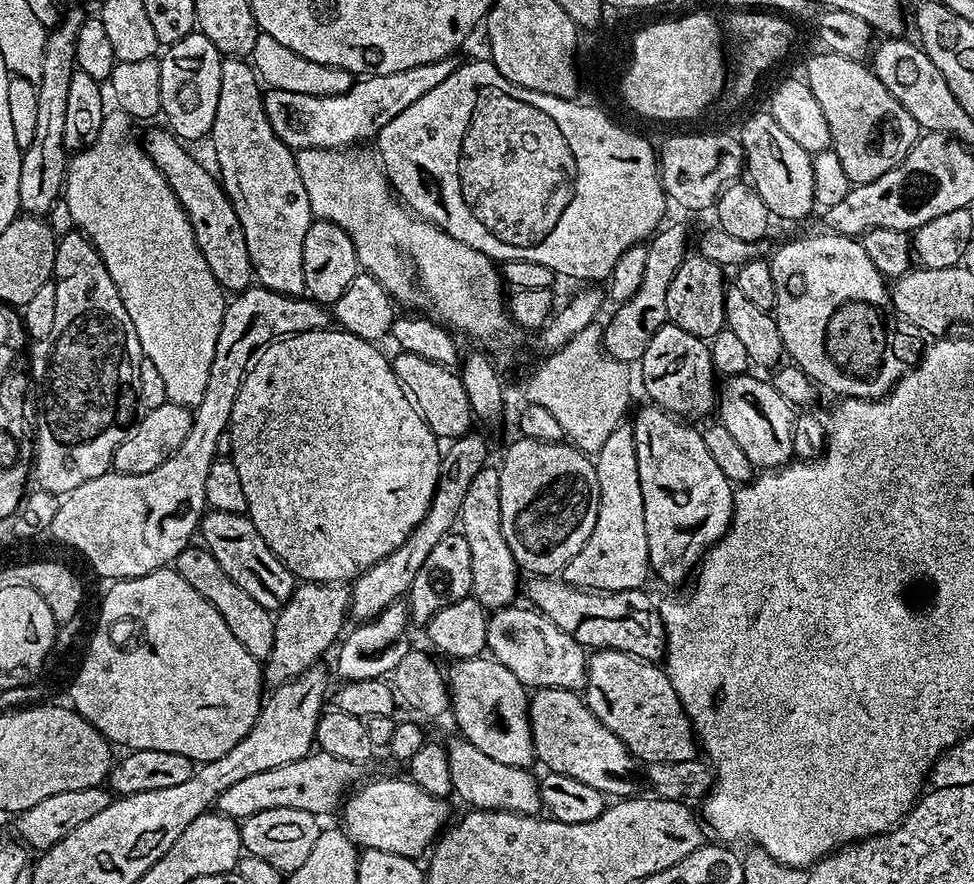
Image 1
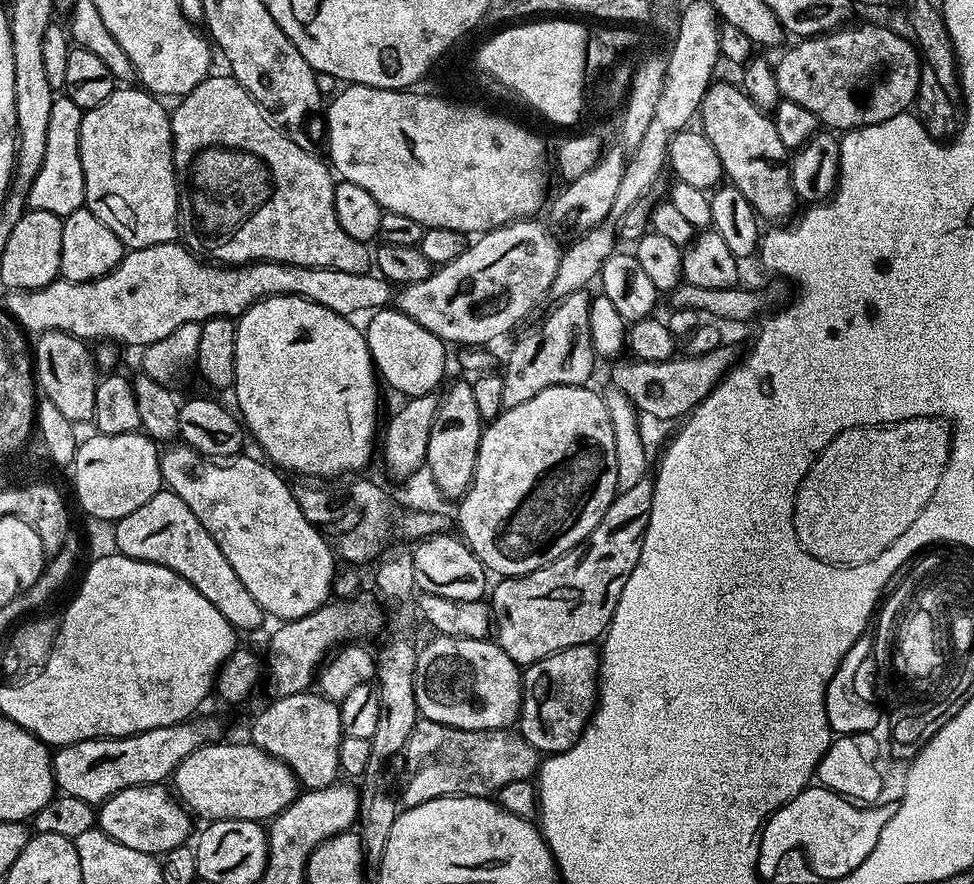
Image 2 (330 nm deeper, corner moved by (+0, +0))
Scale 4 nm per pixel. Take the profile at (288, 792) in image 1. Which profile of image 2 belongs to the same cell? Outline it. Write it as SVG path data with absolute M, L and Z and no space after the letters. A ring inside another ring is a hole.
M163 783L139 784L122 790L105 800L98 808L98 827L114 842L130 846L130 850L142 850L153 854L163 854L187 845L192 832L193 817L187 808L171 791L164 789Z

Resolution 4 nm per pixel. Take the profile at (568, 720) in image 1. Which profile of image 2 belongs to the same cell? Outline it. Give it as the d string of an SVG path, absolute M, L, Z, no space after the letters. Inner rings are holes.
M439 634L431 638L433 640L425 648L419 649L416 658L414 694L417 713L425 720L442 722L462 730L490 730L515 725L520 715L520 700L524 696L521 665L514 663L499 643L488 638L475 640Z

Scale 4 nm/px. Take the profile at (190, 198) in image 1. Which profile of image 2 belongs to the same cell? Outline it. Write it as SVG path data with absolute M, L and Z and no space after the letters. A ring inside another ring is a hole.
M132 86L113 87L112 93L98 106L87 109L80 117L80 157L82 158L82 170L84 171L84 204L91 212L129 249L145 248L155 244L171 244L178 236L178 221L180 218L180 193L176 178L176 169L172 163L172 121L169 109L163 108L161 101L155 95L149 94L143 87L128 88Z

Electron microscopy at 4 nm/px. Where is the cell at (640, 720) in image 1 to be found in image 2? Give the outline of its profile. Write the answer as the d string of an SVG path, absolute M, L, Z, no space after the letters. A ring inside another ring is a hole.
M579 644L578 646L570 646L566 650L558 650L554 654L550 654L546 658L542 658L538 662L527 665L522 672L522 687L524 696L520 700L520 715L518 717L518 731L525 740L530 742L530 746L536 749L540 754L553 754L570 750L576 742L578 742L580 735L584 732L588 721L592 717L592 712L597 703L597 680L600 677L600 654L599 651L592 644Z

